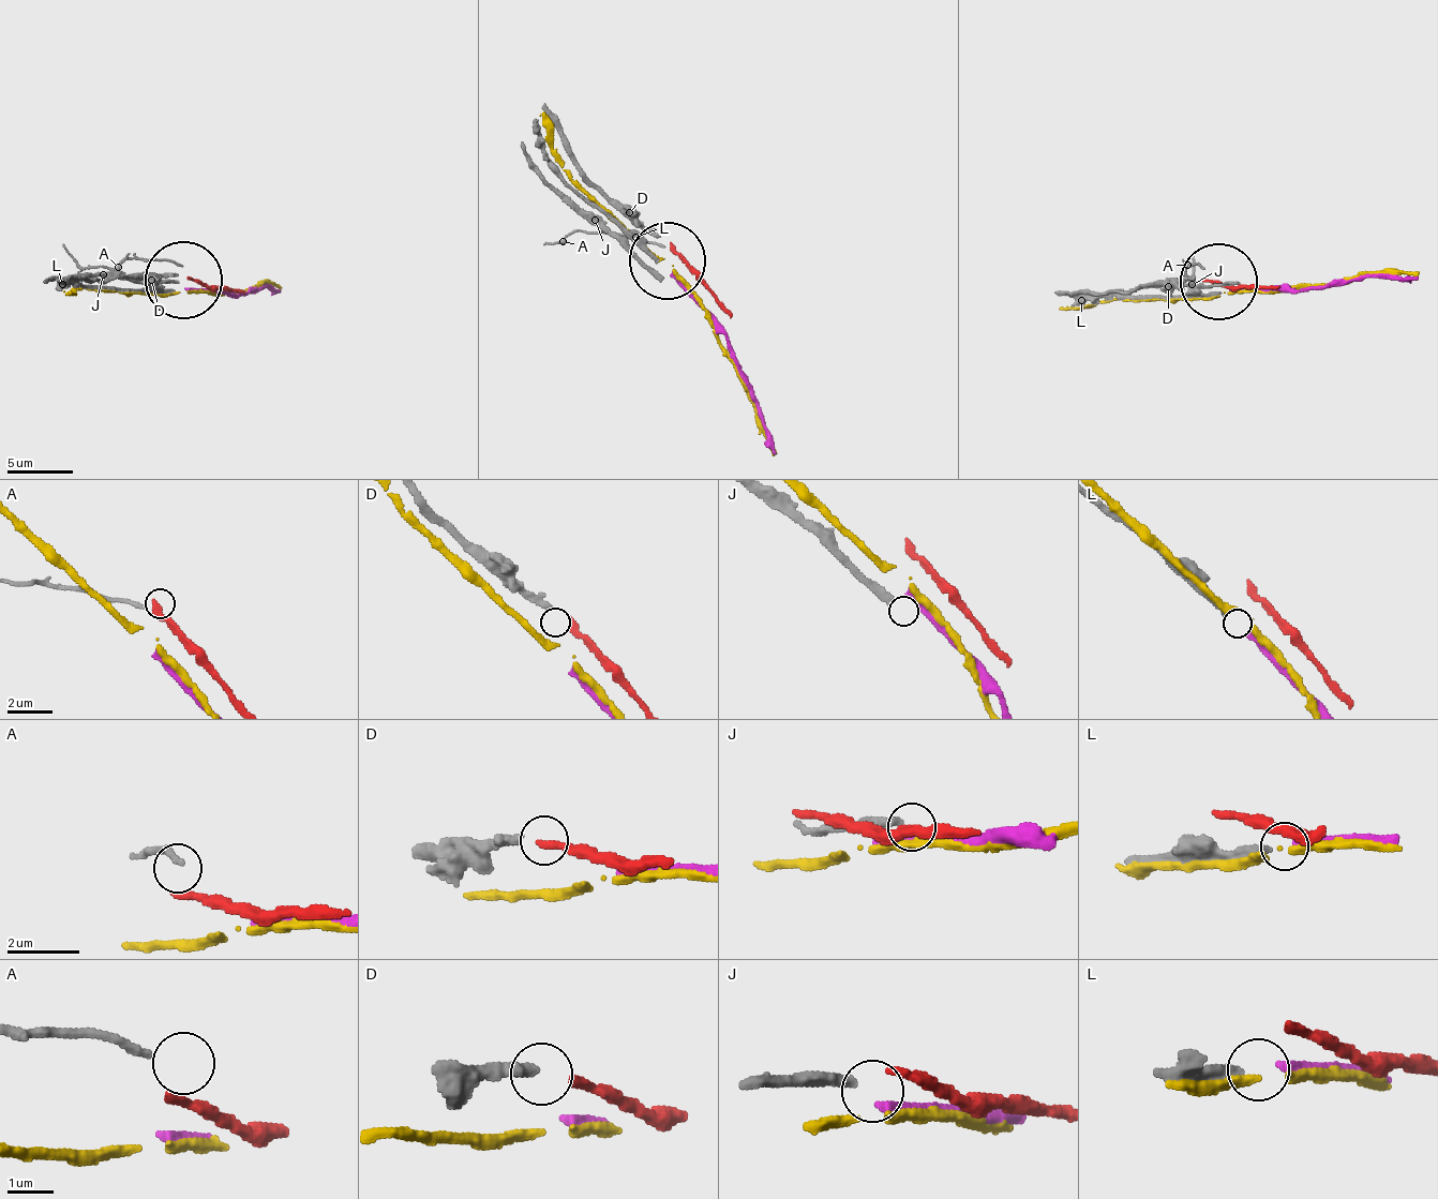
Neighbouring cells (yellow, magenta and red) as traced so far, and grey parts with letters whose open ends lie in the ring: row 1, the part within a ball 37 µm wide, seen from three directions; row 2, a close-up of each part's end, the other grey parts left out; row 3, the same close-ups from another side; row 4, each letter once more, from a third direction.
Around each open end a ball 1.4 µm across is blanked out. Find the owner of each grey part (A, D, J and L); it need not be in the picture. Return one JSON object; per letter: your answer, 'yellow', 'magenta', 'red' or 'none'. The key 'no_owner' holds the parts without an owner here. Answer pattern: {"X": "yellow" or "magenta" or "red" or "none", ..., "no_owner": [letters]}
{"A": "none", "D": "red", "J": "none", "L": "magenta", "no_owner": ["A", "J"]}

